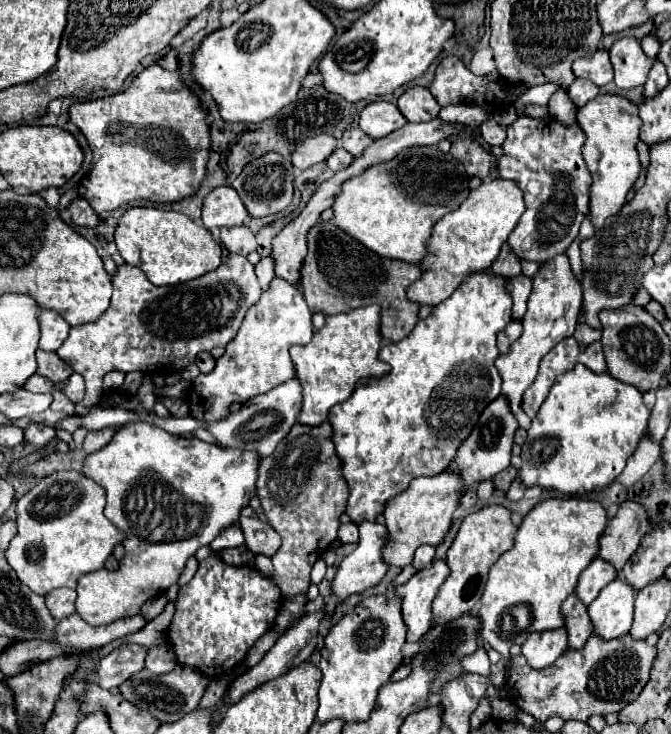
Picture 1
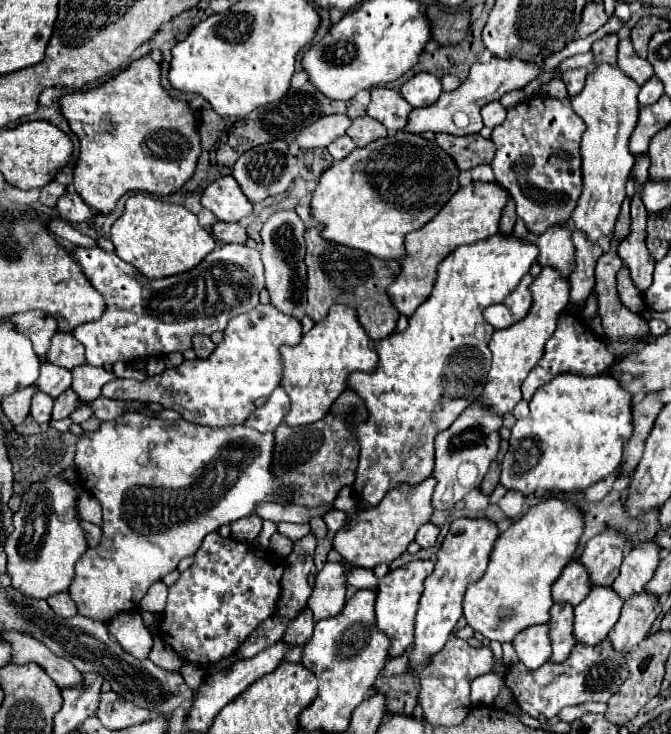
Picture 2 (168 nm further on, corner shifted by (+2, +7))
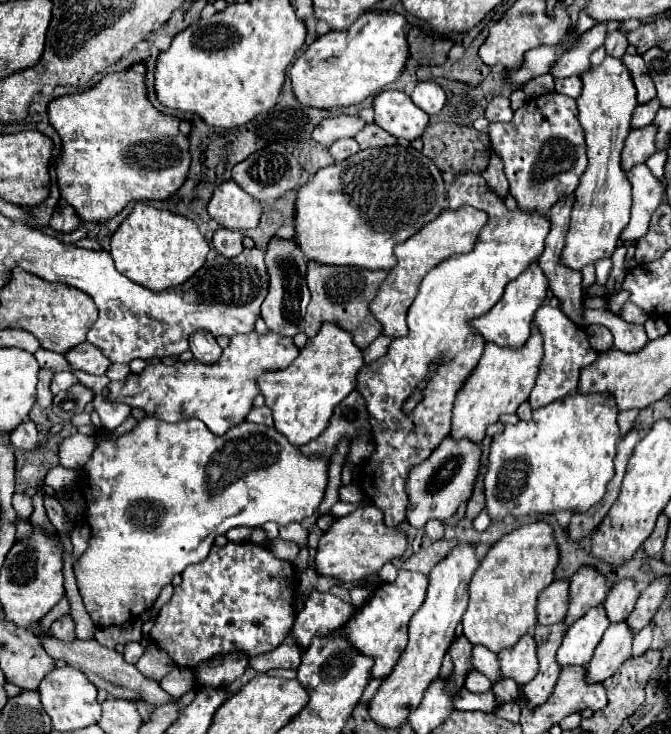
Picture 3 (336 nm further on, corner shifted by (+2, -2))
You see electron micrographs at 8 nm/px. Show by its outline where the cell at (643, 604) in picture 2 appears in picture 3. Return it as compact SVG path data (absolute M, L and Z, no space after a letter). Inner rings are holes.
M626 622L610 624L608 632L604 632L592 660L586 666L586 682L594 684L610 678L620 668L620 664L630 658L632 638L634 634Z

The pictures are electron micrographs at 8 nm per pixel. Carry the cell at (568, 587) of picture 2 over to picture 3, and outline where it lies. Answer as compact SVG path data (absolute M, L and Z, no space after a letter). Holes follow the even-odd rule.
M554 580L544 592L538 596L536 604L536 614L538 614L538 624L556 624L562 622L564 612L568 604L568 582L566 580Z

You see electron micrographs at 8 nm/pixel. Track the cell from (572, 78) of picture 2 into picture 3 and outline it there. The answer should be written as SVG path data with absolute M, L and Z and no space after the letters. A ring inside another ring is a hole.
M580 76L554 80L554 90L560 92L560 94L566 94L570 98L578 98L580 92L582 92L582 80L580 80Z

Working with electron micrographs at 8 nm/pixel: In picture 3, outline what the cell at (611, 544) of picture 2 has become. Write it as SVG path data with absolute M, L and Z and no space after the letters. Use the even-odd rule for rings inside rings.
M592 568L578 570L570 580L570 598L568 598L568 610L564 624L570 626L578 618L582 618L590 608L594 608L598 602L604 600L608 594L608 586L604 576L600 576Z

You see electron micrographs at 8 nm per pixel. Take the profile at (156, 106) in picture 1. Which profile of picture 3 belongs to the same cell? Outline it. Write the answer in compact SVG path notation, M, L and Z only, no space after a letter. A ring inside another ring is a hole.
M134 70L106 74L96 86L54 98L48 104L48 118L62 140L60 156L54 162L62 198L76 210L82 222L98 222L116 216L128 202L166 200L186 180L190 168L188 138L178 130L178 118L162 116L146 96L144 76Z

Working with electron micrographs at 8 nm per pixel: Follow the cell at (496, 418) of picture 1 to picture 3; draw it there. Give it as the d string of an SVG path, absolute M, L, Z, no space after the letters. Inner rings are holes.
M444 438L442 444L432 452L432 456L408 472L408 510L406 510L406 522L420 530L430 518L446 520L450 518L460 504L468 500L472 494L472 480L476 478L476 472L480 468L480 446L468 444L468 440L462 440L456 444L456 440Z

